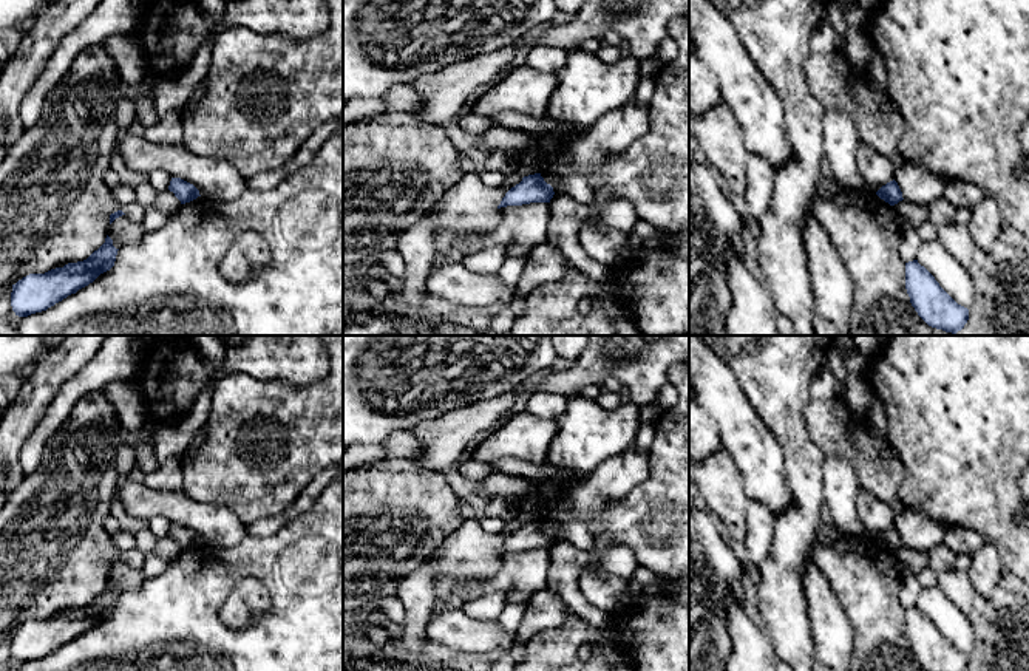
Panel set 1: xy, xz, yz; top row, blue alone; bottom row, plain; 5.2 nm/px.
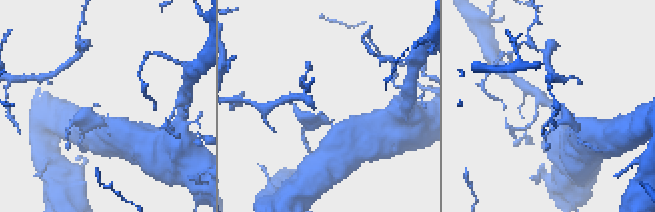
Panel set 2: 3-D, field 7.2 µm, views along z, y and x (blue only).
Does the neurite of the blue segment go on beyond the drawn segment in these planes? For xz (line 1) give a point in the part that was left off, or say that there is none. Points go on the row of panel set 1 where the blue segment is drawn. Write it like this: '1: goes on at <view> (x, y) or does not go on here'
1: does not go on here

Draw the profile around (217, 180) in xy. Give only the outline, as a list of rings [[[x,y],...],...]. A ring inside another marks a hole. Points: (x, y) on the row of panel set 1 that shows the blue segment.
[[[121,131],[117,138],[116,153],[125,161],[131,175],[147,176],[155,170],[164,170],[172,178],[181,178],[193,184],[202,198],[229,203],[238,199],[249,190],[247,179],[226,159],[205,158],[192,153],[184,144],[156,144],[144,138]]]

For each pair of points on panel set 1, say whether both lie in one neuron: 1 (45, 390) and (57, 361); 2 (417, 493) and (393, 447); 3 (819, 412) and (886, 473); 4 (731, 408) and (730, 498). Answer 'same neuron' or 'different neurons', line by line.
1: same neuron
2: different neurons
3: same neuron
4: different neurons

